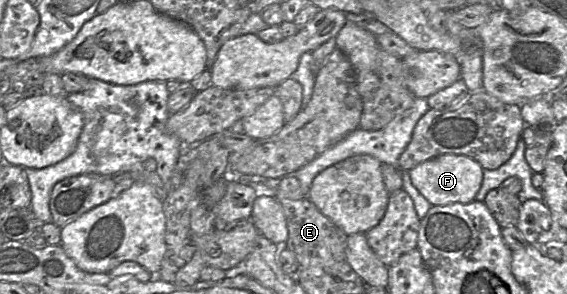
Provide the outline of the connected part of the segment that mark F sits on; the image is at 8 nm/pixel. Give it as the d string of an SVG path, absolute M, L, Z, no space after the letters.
M443 154L418 164L408 173L412 184L431 205L447 205L474 201L483 181L483 170L483 167L469 156Z

